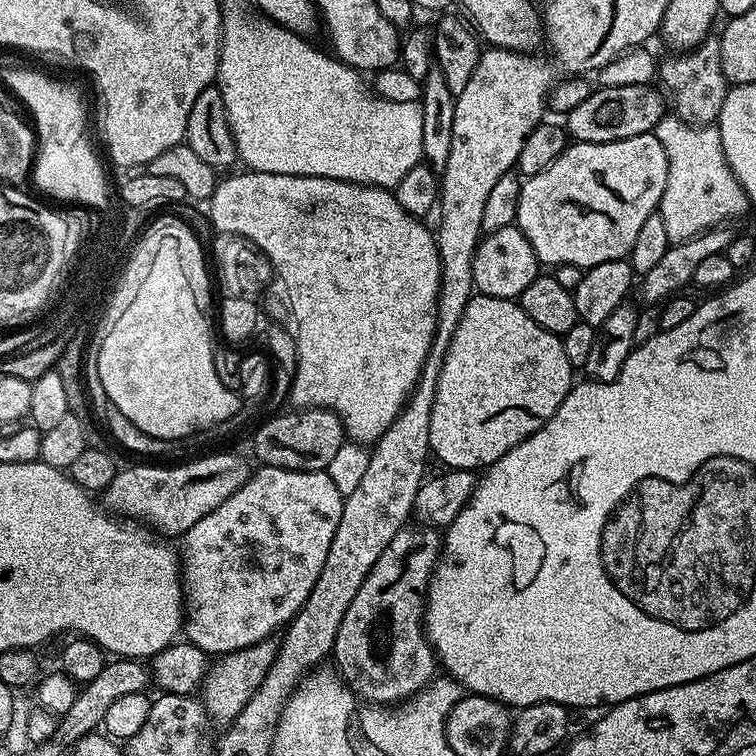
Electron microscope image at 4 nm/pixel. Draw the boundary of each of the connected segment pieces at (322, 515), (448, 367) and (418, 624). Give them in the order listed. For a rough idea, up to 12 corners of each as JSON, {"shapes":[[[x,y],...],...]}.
{"shapes":[[[257,469],[182,537],[182,632],[216,658],[296,617],[344,497]],[[473,295],[428,447],[483,470],[562,406],[561,337]],[[400,528],[362,582],[330,656],[361,701],[429,687],[424,633],[442,536]]]}

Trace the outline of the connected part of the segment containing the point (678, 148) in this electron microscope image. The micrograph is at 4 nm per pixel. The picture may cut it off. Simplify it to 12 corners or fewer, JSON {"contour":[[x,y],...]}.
{"contour":[[674,114],[658,215],[669,241],[727,225],[750,207],[719,127]]}

